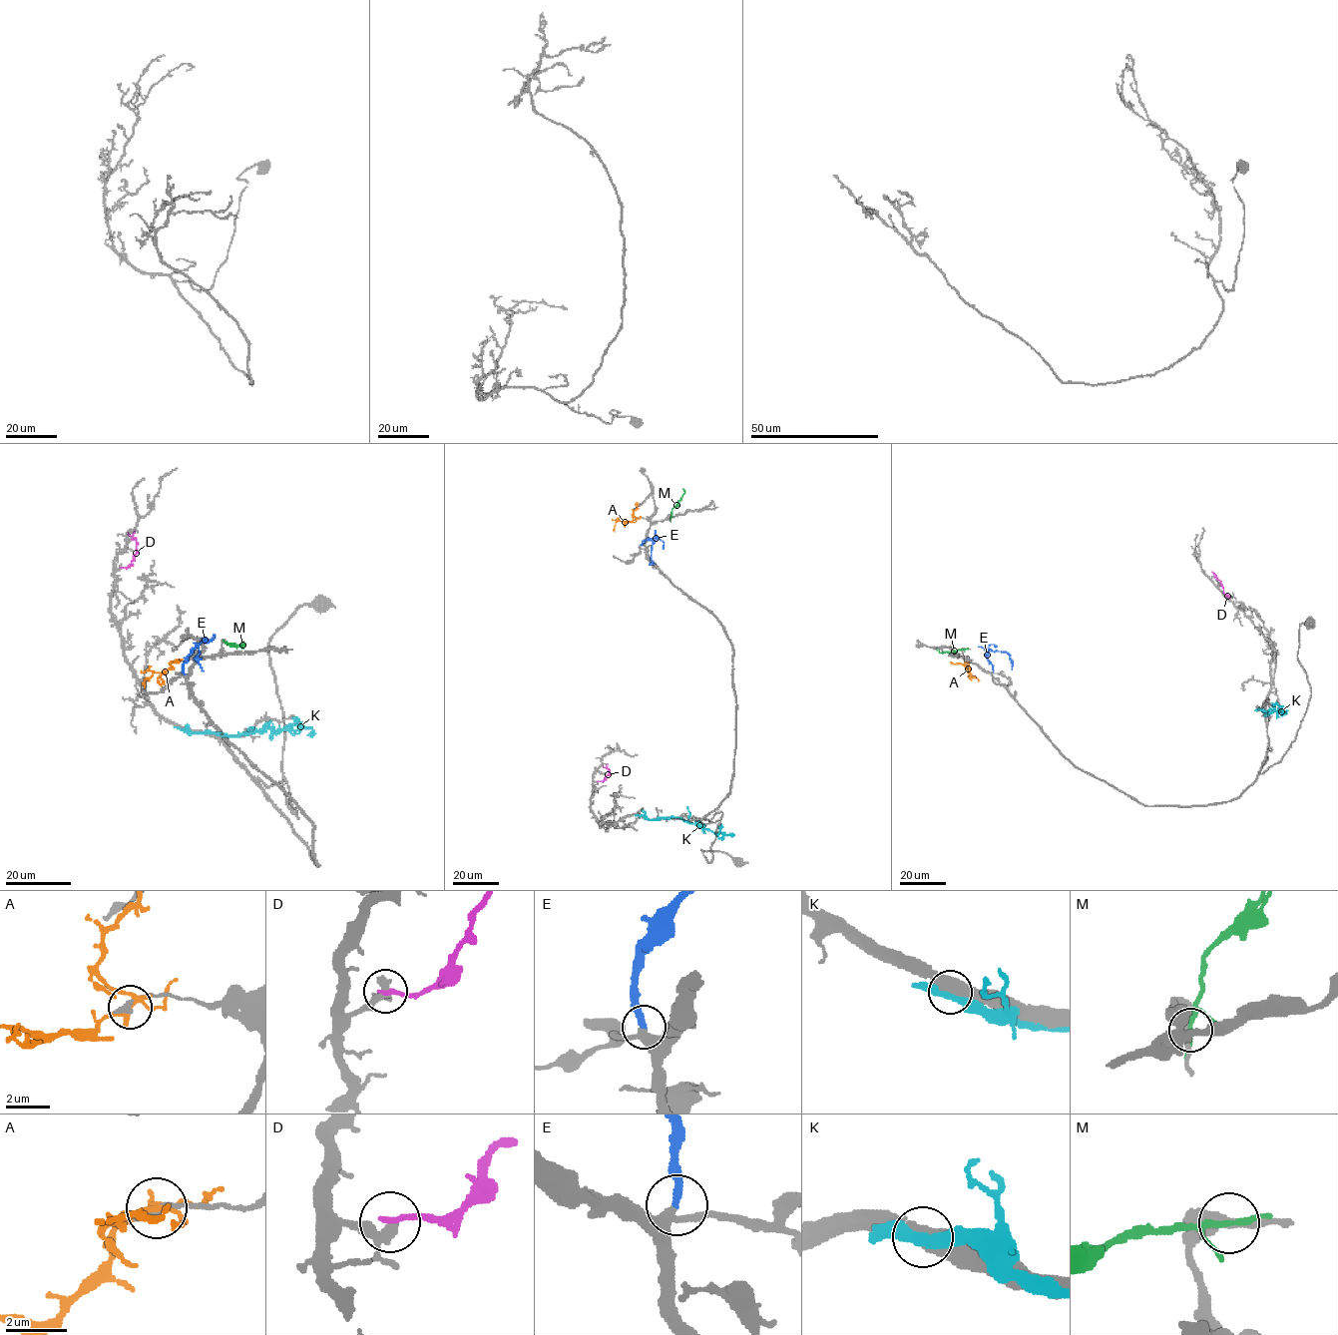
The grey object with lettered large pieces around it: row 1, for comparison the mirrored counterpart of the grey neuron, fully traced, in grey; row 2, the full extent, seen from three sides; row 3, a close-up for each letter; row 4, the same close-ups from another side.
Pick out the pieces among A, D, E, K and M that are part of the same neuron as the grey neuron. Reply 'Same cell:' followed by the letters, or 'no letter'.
Same cell: E

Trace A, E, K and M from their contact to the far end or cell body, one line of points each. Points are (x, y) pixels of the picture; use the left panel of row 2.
A: (176, 661), (165, 672), (154, 671), (144, 680), (145, 686)
E: (184, 674), (184, 665), (198, 644), (198, 662), (203, 671)
K: (180, 728), (195, 733), (209, 731), (237, 736), (265, 728), (280, 730), (301, 724), (311, 728), (310, 736)
M: (224, 641), (243, 647), (241, 642)

